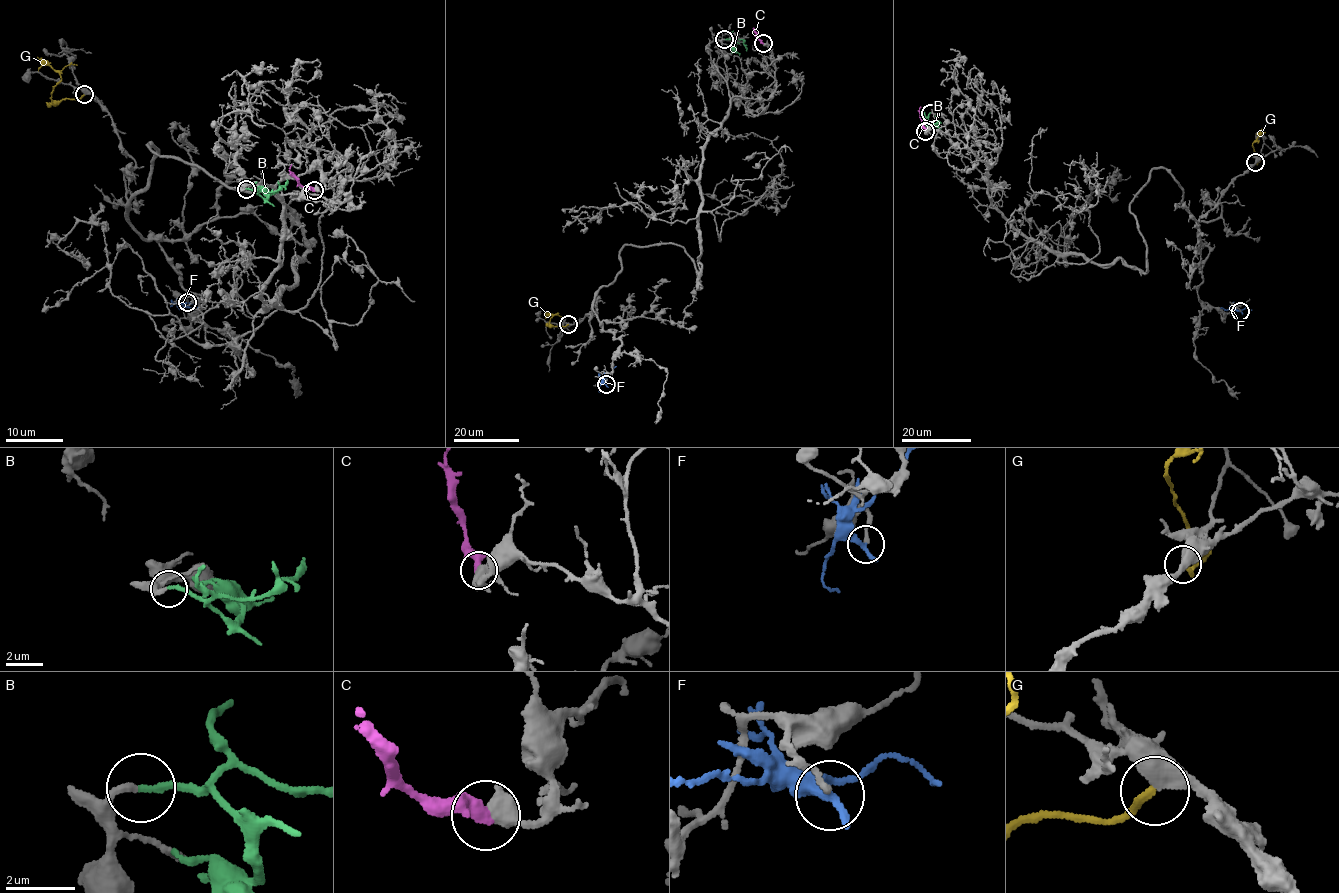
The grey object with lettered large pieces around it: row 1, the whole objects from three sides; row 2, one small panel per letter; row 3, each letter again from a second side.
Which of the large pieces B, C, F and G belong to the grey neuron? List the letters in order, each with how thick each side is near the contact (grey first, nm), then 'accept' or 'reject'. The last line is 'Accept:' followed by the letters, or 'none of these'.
B: 220/220 nm | accept
C: 600/440 nm | reject
F: 170/320 nm | reject
G: 480/190 nm | accept
Accept: B, G

